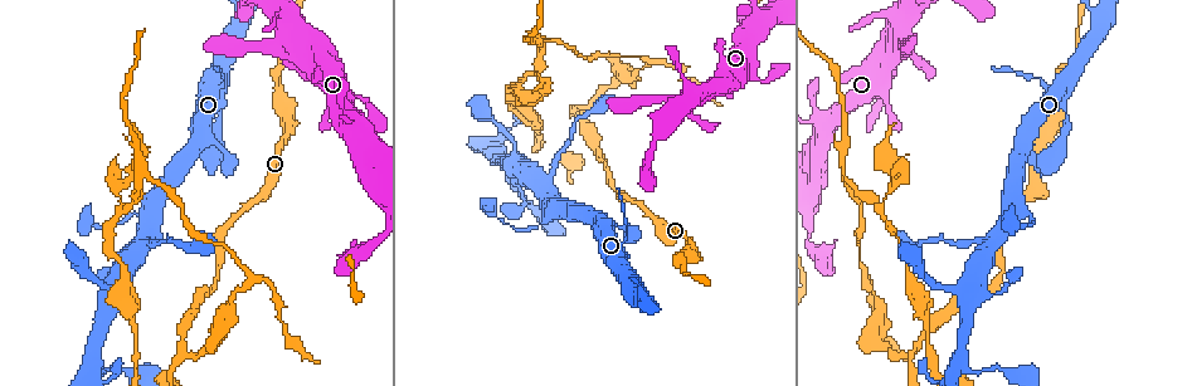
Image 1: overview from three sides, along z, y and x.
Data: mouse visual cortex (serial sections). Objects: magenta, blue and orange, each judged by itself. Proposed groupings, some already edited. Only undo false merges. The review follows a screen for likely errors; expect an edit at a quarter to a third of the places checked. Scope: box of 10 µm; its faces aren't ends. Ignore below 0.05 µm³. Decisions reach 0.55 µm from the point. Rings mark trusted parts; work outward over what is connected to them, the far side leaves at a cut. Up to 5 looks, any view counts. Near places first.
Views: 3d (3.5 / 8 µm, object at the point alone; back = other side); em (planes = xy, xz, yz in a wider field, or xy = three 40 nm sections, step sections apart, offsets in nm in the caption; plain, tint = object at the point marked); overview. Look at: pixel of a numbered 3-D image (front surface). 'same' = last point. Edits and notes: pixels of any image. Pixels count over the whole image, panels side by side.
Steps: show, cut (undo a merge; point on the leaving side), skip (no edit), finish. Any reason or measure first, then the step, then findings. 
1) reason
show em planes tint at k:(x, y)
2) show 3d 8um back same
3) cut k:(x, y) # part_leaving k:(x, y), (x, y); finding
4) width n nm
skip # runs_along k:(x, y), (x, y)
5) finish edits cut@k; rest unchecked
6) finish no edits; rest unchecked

sudden change in width
show 3d 3.5um back at 1:(622, 226)

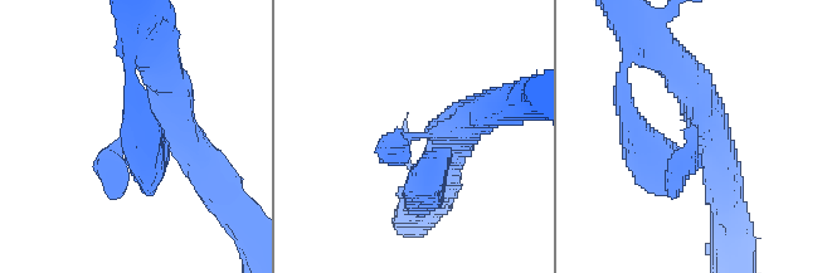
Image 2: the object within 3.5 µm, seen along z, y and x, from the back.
show em xy step 5 tint at 2:(418, 135)

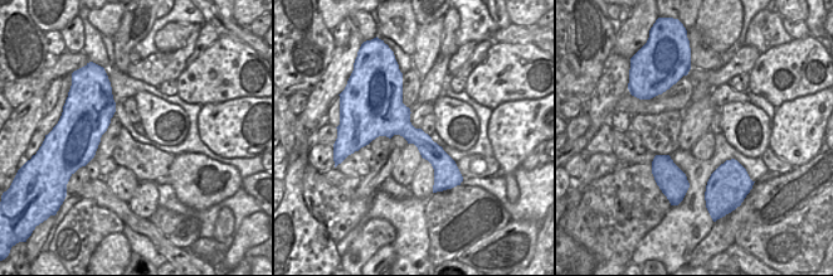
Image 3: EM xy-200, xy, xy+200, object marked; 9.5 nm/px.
skip # runs_along 2:(161, 69), (118, 198); one cell here

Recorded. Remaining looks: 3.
a fork
show 3d 3.5um at 1:(180, 352)

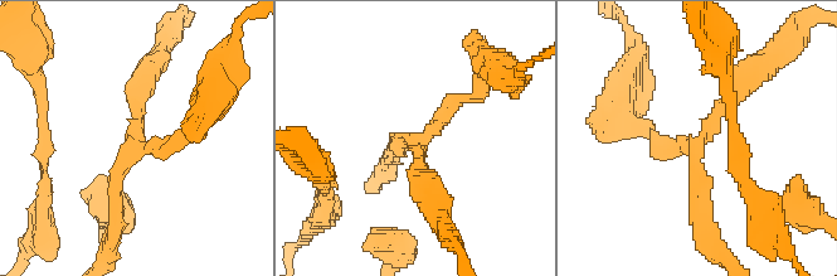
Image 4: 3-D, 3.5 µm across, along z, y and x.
now the EM
show em xy step 1 tint at 4:(422, 146)

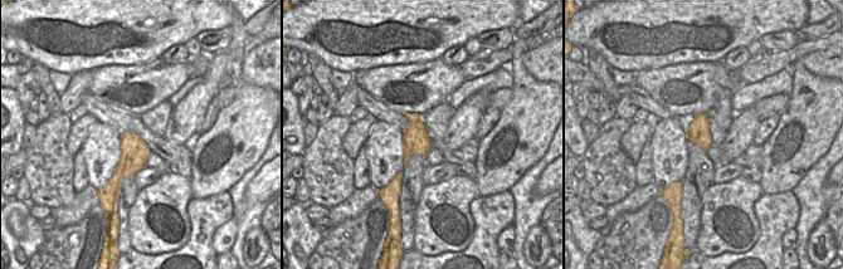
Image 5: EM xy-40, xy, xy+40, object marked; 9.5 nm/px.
width 260 nm
cut 4:(173, 148) # part_leaving 4:(150, 148), (193, 135), (217, 97); two cells meet here

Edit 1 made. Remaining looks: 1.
finish edits cut@4; rest unchecked

